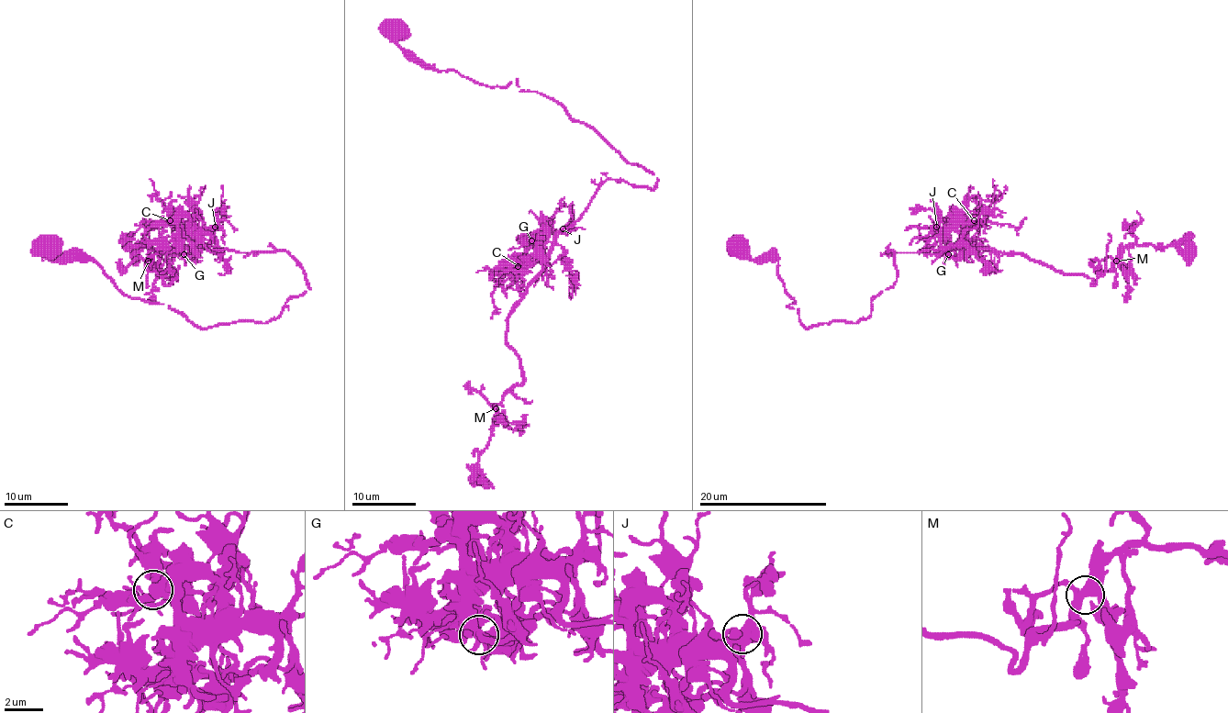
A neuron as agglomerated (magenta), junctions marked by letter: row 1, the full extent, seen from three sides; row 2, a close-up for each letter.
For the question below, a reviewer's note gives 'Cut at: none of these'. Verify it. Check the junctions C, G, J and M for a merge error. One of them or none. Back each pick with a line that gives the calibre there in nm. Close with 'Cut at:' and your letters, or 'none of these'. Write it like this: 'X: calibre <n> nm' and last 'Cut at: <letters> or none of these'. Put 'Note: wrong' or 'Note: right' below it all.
G: calibre 360 nm
Cut at: G
Note: wrong

